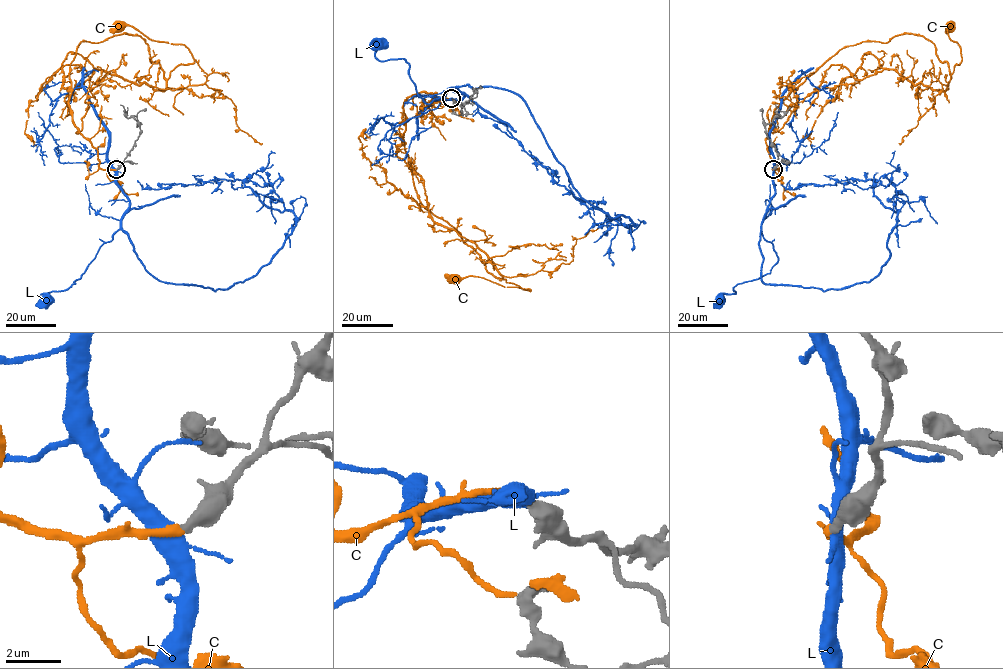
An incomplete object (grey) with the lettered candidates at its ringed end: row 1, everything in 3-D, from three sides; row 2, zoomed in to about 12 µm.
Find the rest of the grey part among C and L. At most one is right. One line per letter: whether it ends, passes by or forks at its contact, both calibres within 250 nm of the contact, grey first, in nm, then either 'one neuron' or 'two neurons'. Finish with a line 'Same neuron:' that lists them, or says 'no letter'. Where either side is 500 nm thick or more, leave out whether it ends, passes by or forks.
C: it ends there; 360 nm thick on the grey side, 240 nm on the other; one neuron
L: it forks there; 400 nm thick on the grey side, 400 nm on the other; two neurons
Same neuron: C

